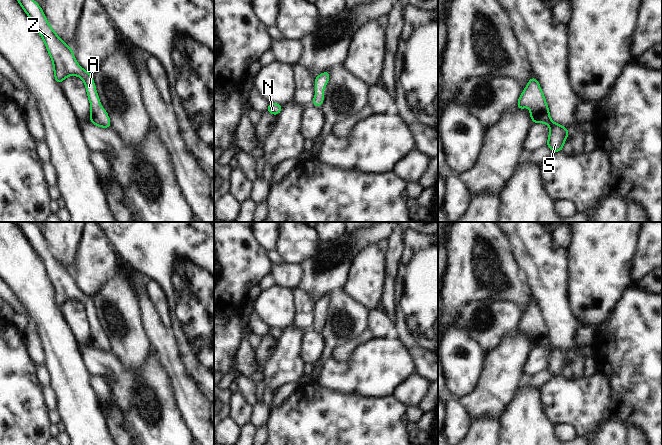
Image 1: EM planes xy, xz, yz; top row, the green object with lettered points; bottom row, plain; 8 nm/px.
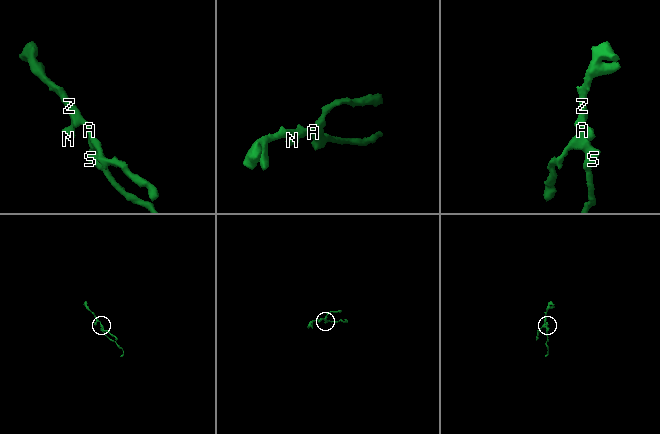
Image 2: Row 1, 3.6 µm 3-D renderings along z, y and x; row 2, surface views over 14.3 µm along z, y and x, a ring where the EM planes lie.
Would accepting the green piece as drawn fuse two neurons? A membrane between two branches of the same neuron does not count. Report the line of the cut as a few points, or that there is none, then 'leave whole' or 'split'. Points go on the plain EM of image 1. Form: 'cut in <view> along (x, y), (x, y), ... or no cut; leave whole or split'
no cut; leave whole

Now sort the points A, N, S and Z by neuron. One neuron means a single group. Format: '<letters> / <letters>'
A N S Z

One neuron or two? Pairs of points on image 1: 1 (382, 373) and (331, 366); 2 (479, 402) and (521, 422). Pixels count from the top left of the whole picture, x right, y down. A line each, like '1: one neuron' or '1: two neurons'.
1: one neuron
2: two neurons

